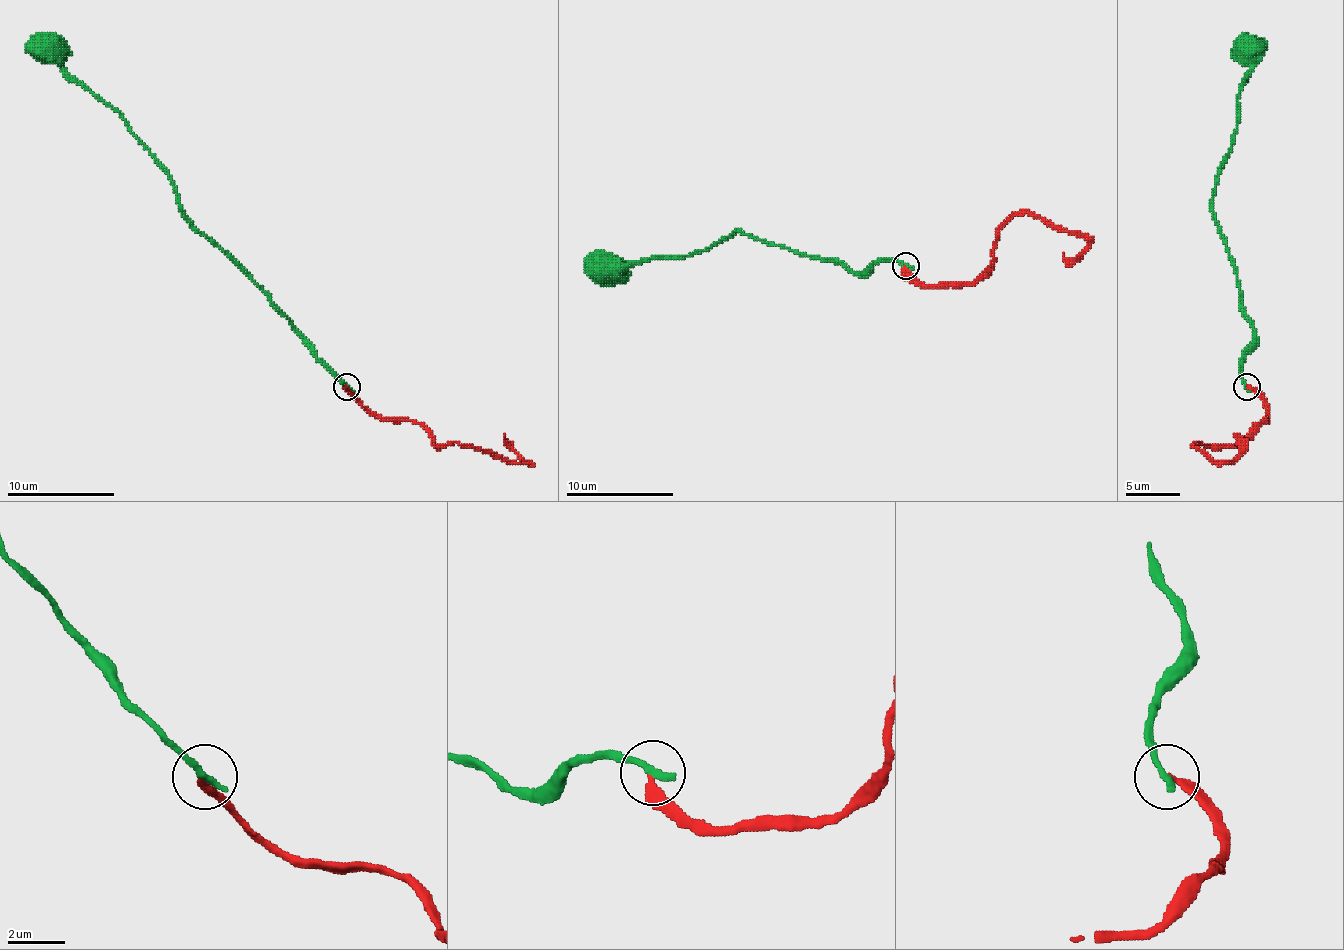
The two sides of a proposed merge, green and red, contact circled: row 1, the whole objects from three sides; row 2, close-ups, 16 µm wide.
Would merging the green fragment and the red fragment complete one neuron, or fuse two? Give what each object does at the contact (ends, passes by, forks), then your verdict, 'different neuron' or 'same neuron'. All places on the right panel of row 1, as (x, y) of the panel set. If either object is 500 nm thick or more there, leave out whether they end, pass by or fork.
green ends there; red ends there; different neuron

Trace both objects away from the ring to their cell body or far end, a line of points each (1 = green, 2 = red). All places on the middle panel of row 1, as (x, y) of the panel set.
1: (905, 266), (878, 261), (867, 272), (848, 272), (743, 231), (687, 256), (652, 256), (606, 269)
2: (905, 266), (923, 285), (975, 282), (996, 231), (1020, 212), (1088, 242), (1077, 258), (1063, 253)

